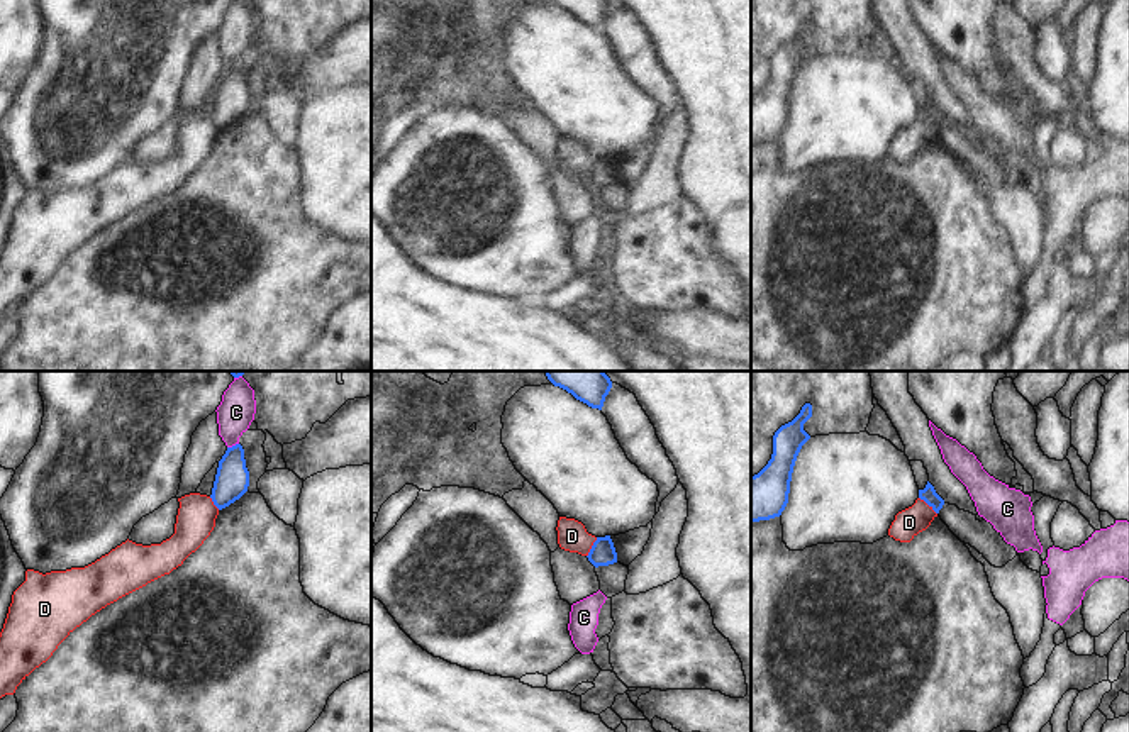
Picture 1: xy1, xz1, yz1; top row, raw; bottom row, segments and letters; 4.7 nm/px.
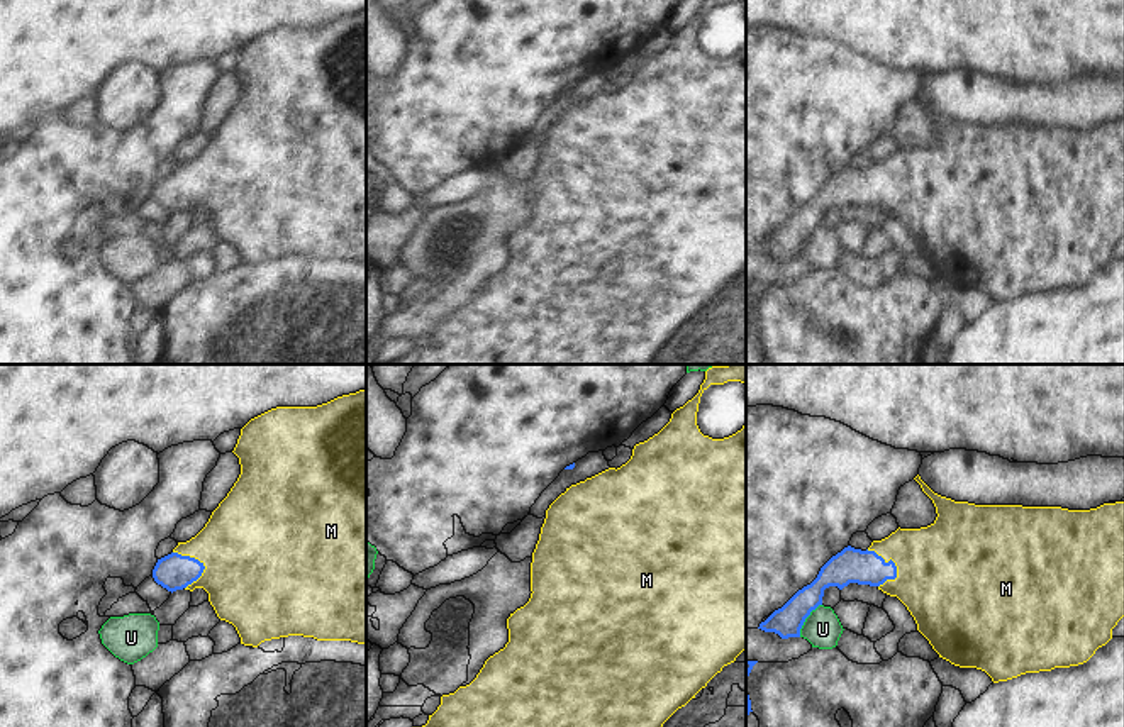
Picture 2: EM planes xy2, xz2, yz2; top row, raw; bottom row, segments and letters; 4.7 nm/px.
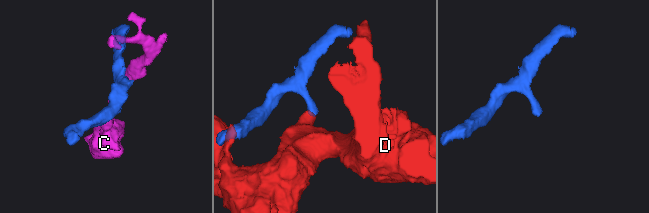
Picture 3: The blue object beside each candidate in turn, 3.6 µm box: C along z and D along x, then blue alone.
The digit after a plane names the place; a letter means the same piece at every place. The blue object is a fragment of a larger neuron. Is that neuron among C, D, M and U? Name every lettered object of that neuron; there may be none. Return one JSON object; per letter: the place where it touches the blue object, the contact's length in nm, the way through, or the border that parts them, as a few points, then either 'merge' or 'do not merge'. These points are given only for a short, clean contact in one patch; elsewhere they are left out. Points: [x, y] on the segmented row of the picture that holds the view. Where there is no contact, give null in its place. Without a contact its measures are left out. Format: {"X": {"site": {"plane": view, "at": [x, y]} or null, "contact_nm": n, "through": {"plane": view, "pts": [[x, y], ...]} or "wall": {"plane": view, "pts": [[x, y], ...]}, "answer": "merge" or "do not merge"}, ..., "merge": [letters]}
{"C": {"site": {"plane": "xy1", "at": [233, 446]}, "contact_nm": 60, "answer": "do not merge"}, "D": {"site": {"plane": "yz1", "at": [928, 504]}, "contact_nm": 120, "wall": {"plane": "yz1", "pts": [[919, 497], [936, 514]]}, "answer": "do not merge"}, "M": {"site": {"plane": "yz2", "at": [889, 561]}, "contact_nm": 200, "through": {"plane": "yz2", "pts": [[851, 565], [889, 561], [940, 568]]}, "answer": "merge"}, "U": {"site": {"plane": "yz2", "at": [806, 617]}, "contact_nm": 190, "wall": {"plane": "yz2", "pts": [[821, 604], [806, 619], [799, 636]]}, "answer": "do not merge"}, "merge": ["M"]}

